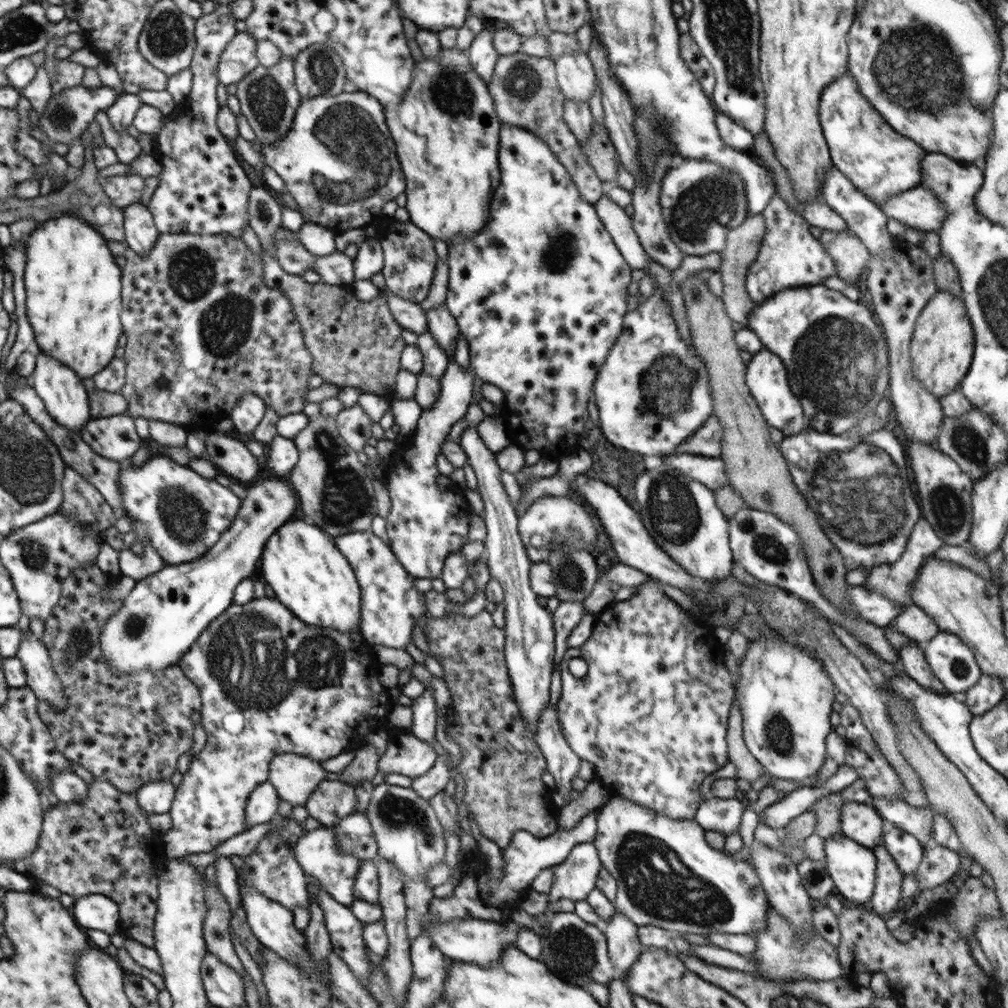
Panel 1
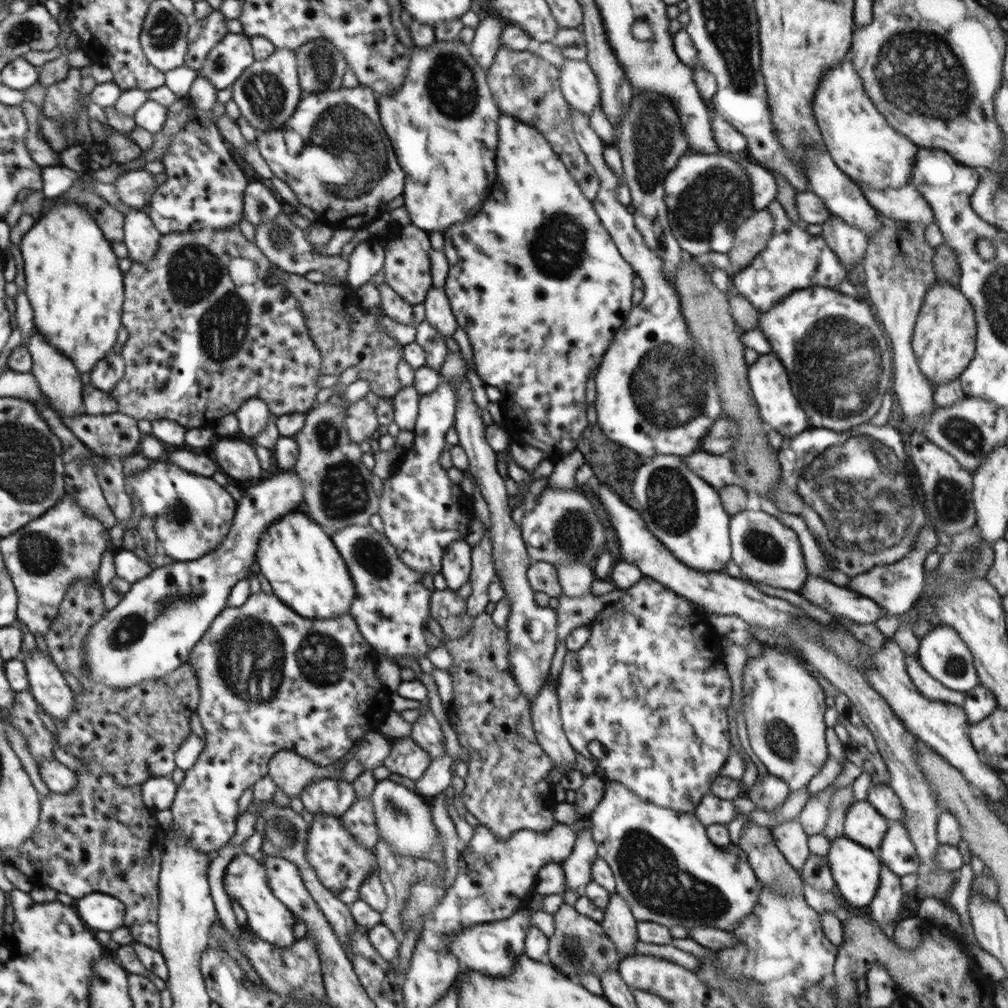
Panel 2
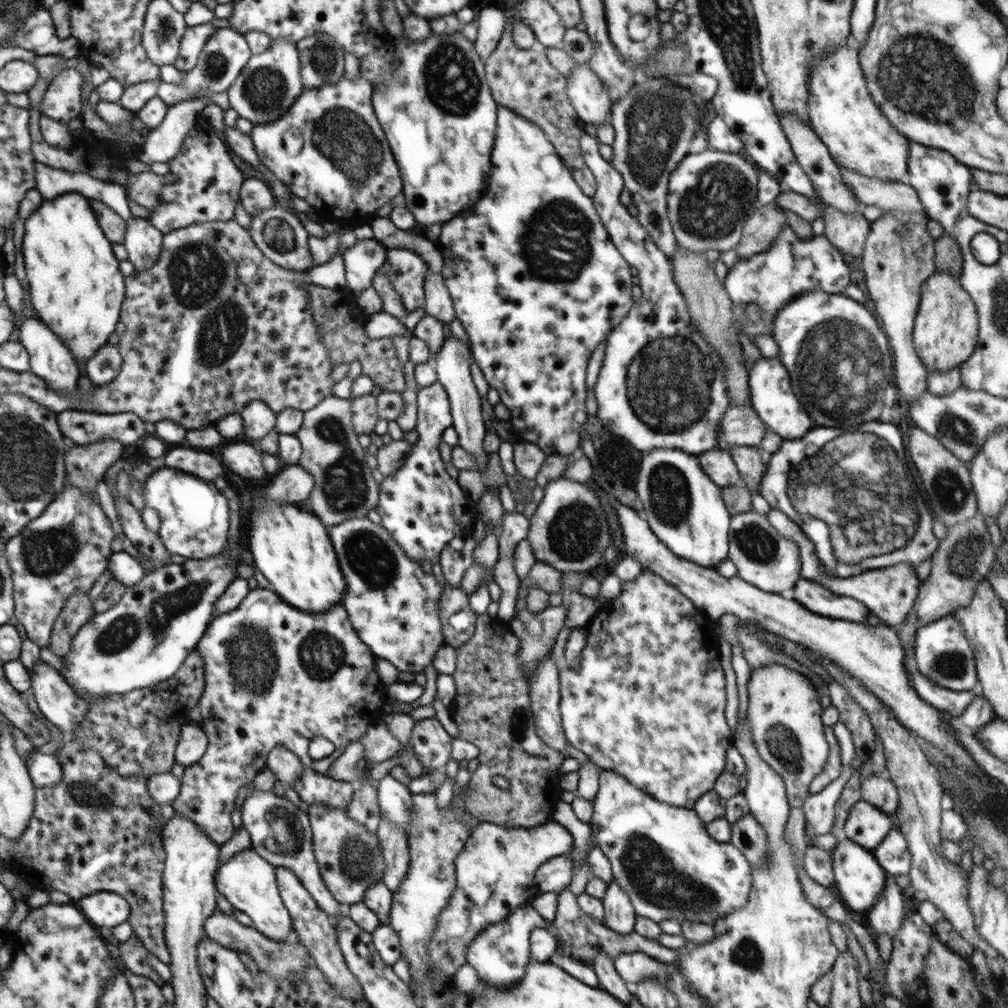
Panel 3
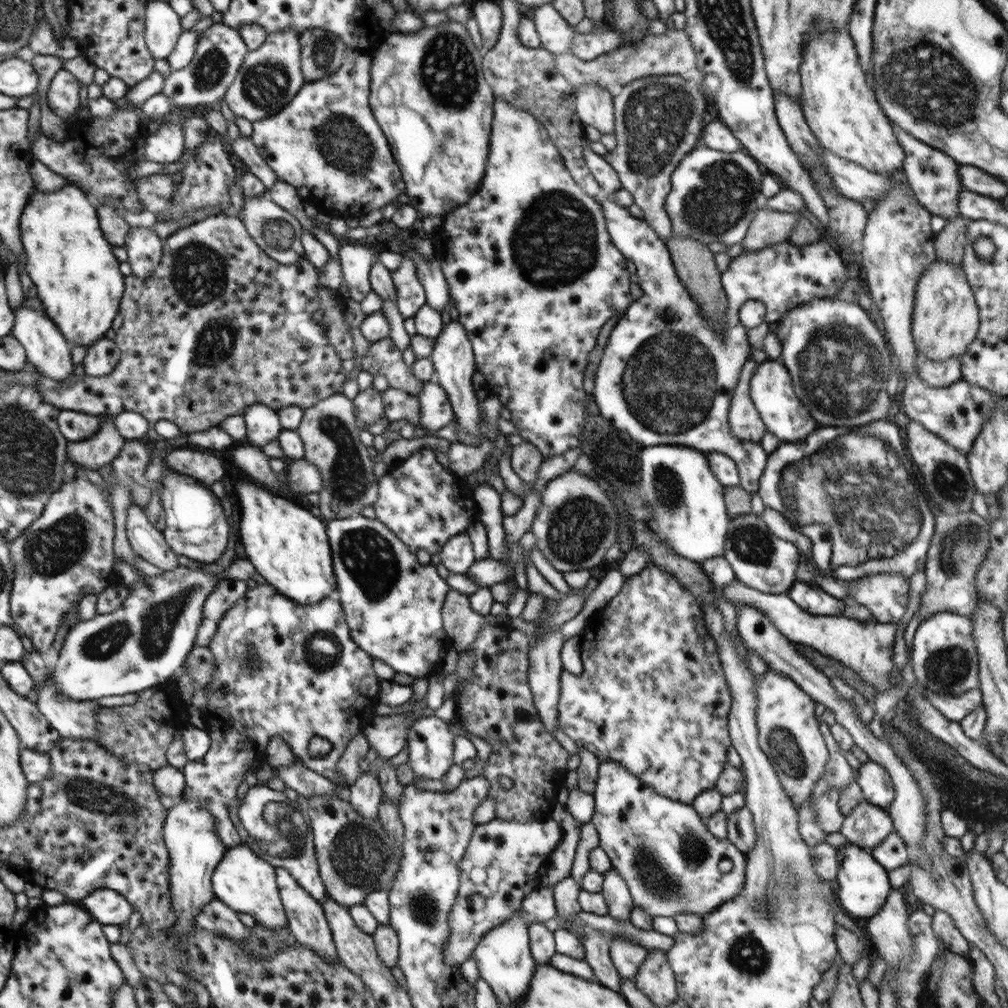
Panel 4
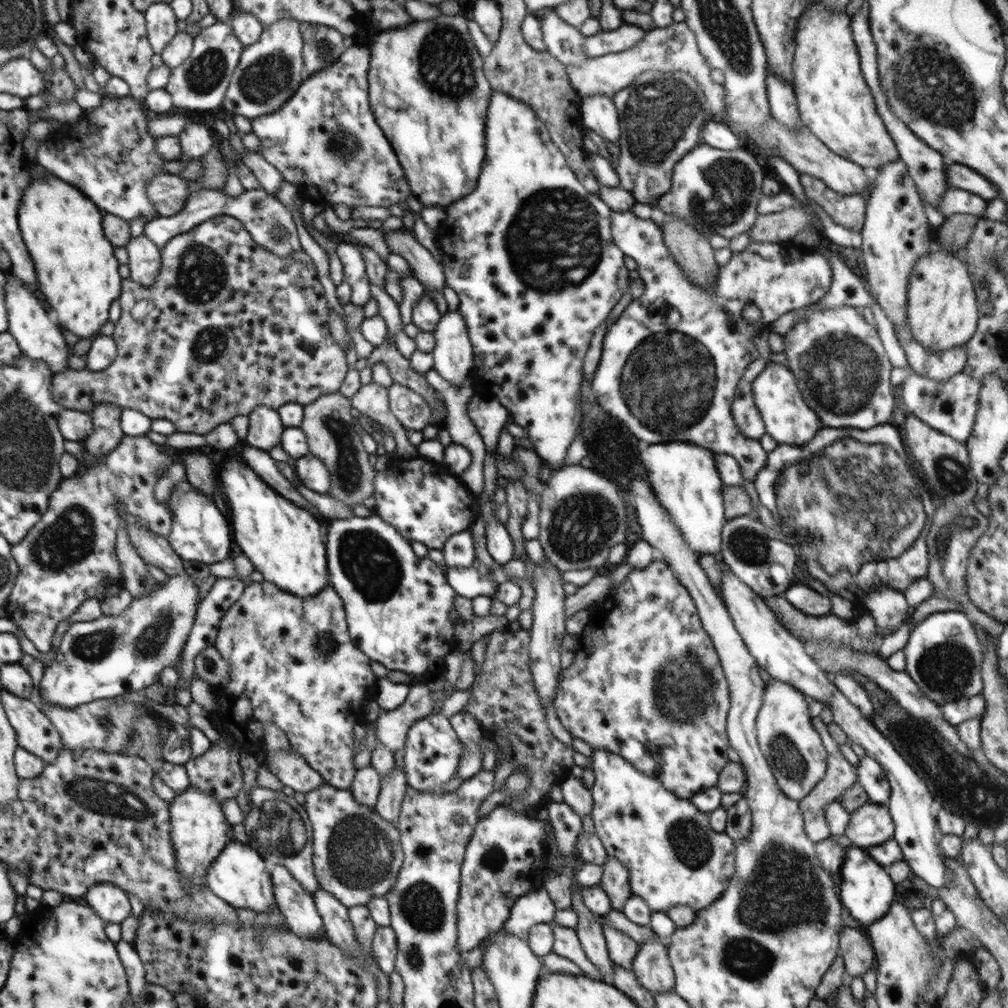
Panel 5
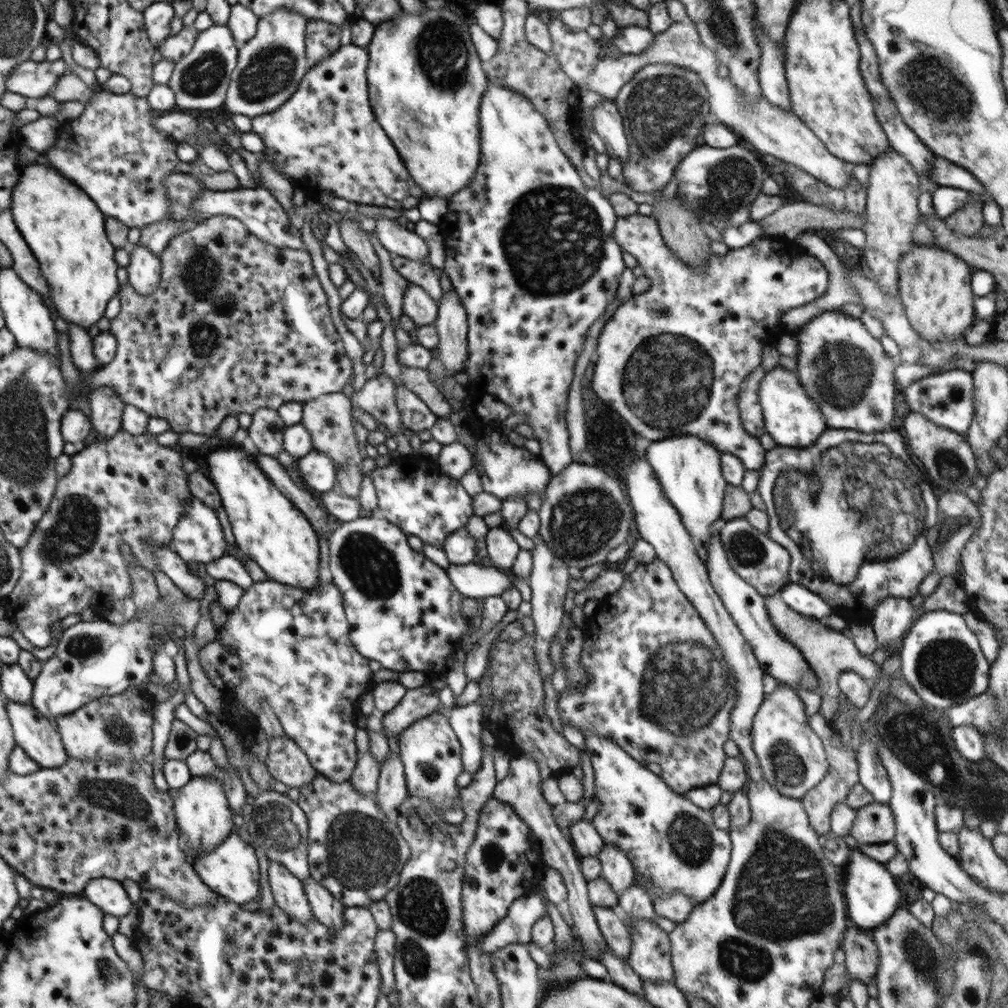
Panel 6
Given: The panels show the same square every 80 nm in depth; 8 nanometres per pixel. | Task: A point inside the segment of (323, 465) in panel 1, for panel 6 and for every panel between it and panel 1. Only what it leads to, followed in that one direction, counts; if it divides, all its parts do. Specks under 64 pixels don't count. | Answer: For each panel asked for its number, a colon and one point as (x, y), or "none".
2: (338, 492)
3: (344, 488)
4: (329, 430)
5: (330, 430)
6: (328, 418)

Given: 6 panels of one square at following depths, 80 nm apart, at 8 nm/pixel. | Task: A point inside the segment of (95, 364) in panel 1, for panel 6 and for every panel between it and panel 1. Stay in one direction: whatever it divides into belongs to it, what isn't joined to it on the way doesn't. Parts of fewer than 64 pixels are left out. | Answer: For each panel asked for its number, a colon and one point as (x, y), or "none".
2: (73, 283)
3: (75, 286)
4: (70, 261)
5: (76, 270)
6: (61, 223)

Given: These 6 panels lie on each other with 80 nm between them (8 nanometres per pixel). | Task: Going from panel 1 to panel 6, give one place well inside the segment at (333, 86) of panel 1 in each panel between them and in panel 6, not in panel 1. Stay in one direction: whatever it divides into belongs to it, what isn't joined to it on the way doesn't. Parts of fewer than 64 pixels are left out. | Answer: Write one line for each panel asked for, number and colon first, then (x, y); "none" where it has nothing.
2: (321, 67)
3: (322, 60)
4: (322, 53)
5: (323, 45)
6: (322, 38)

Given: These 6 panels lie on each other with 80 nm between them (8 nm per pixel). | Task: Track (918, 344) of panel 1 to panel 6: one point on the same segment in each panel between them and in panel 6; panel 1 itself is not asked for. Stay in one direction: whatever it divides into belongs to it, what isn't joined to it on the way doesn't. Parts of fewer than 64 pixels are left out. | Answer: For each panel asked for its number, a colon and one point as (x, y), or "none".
2: (944, 336)
3: (946, 327)
4: (945, 320)
5: (942, 312)
6: (935, 289)

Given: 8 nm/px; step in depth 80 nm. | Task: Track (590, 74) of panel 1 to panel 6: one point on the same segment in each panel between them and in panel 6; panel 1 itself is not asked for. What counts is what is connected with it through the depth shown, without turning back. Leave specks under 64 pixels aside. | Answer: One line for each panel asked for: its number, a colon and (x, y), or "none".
2: (578, 83)
3: (587, 94)
4: (594, 105)
5: (598, 113)
6: (607, 121)

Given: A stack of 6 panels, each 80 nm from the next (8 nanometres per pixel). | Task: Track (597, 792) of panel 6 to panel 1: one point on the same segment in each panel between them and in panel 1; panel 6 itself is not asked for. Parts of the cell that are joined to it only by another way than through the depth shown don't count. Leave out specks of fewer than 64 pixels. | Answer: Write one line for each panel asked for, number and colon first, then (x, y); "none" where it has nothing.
1: (667, 875)
2: (666, 868)
3: (662, 856)
4: (672, 864)
5: (673, 856)

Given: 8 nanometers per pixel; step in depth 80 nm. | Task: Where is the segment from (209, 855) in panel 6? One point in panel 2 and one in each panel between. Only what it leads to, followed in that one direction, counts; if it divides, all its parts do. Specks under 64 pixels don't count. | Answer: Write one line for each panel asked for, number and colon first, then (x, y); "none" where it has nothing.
2: (245, 879)
3: (248, 881)
4: (243, 881)
5: (238, 876)

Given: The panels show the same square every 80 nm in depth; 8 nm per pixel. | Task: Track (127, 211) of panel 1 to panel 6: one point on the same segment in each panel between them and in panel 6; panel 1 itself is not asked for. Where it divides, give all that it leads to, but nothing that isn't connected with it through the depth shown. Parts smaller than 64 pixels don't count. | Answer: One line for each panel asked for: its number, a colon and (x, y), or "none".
2: (142, 239)
3: (142, 241)
4: (143, 245)
5: (144, 258)
6: (143, 269)

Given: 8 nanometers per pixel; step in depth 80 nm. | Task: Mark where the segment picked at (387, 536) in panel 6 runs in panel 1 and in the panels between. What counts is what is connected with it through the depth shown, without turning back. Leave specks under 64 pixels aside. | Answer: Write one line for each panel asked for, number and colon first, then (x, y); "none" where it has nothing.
1: (390, 606)
2: (391, 605)
3: (393, 604)
4: (393, 605)
5: (396, 605)

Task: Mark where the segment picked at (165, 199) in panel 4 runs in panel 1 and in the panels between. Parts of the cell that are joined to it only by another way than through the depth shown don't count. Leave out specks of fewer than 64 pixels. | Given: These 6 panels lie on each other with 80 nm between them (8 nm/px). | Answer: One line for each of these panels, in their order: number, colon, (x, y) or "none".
1: (123, 190)
2: (134, 188)
3: (144, 188)

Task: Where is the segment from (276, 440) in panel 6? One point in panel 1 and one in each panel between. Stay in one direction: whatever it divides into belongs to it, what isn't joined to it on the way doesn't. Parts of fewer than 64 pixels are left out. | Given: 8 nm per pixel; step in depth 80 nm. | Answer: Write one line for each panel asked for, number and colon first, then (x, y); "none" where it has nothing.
1: (248, 411)
2: (252, 414)
3: (259, 419)
4: (262, 422)
5: (265, 429)

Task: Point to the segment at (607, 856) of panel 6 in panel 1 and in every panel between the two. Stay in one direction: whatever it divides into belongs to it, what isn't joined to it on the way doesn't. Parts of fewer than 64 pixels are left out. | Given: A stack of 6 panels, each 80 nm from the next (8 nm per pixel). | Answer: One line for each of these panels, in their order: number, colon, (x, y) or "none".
1: (624, 947)
2: (620, 926)
3: (619, 915)
4: (615, 891)
5: (615, 880)

